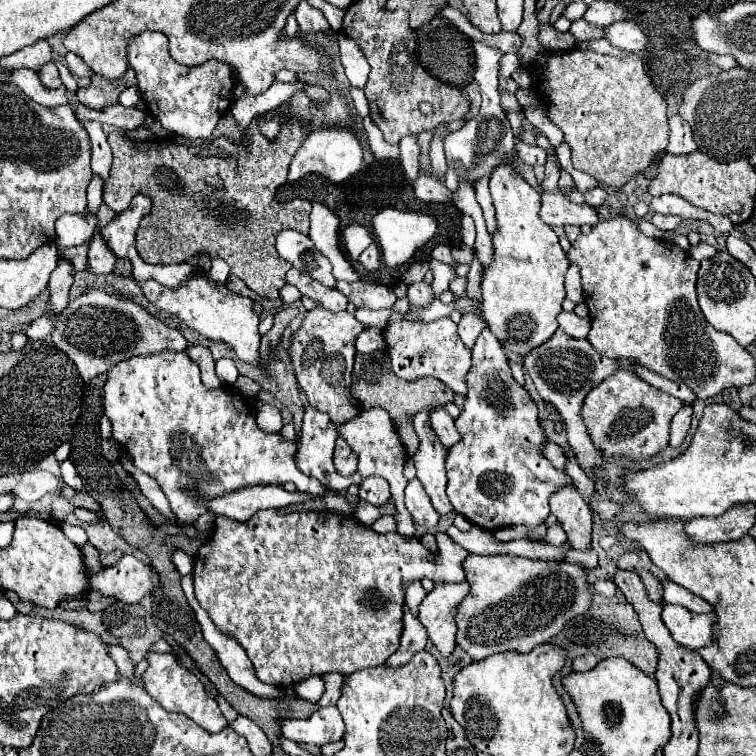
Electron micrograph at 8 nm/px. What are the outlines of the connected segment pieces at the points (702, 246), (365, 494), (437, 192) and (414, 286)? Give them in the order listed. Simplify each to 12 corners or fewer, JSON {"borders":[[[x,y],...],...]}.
{"borders":[[[698,243],[690,247],[690,253],[696,261],[712,257],[716,253],[712,245]],[[382,477],[360,483],[358,497],[382,507],[390,499],[390,487]],[[418,175],[414,193],[424,203],[450,203],[440,179]],[[426,281],[408,285],[412,307],[432,301],[432,289]]]}

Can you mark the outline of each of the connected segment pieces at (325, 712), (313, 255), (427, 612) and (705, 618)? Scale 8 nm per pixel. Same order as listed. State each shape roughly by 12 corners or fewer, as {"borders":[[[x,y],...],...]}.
{"borders":[[[336,707],[310,719],[282,719],[296,743],[324,745],[344,737]],[[286,229],[278,253],[298,271],[334,287],[330,261],[308,235]],[[436,583],[418,619],[442,657],[456,641],[454,609],[468,583]],[[662,605],[662,621],[684,647],[712,643],[712,613]]]}

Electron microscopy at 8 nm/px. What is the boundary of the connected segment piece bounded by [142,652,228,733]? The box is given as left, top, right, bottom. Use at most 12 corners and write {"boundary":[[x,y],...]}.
{"boundary":[[149,652],[144,689],[210,733],[228,725],[218,703],[172,653]]}

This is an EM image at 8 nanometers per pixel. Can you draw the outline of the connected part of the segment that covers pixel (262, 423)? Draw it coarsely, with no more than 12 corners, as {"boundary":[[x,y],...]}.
{"boundary":[[258,403],[256,425],[260,431],[282,429],[280,411]]}

